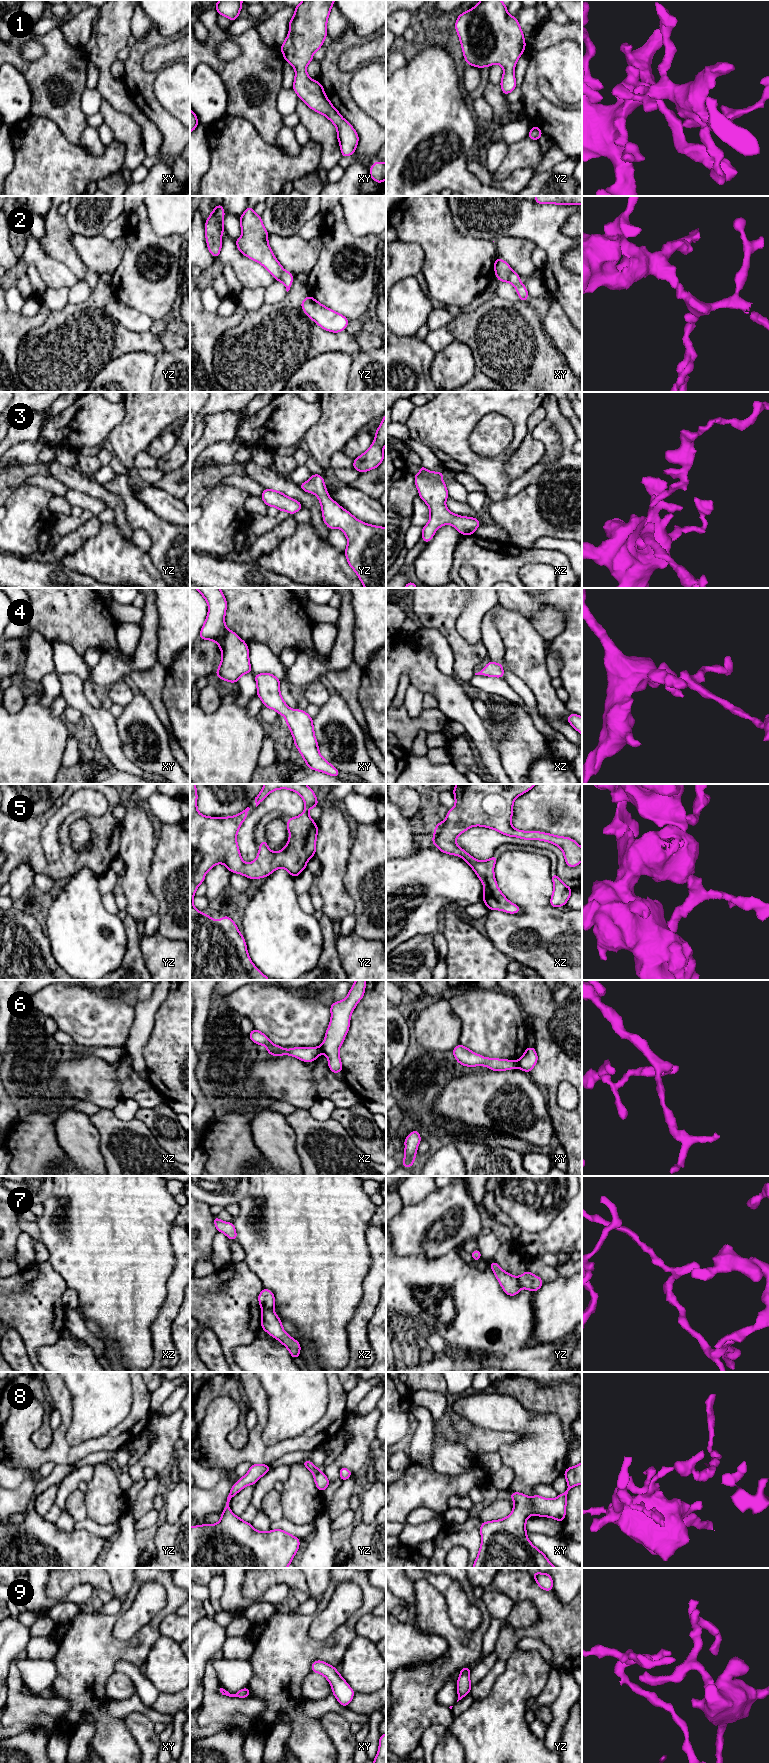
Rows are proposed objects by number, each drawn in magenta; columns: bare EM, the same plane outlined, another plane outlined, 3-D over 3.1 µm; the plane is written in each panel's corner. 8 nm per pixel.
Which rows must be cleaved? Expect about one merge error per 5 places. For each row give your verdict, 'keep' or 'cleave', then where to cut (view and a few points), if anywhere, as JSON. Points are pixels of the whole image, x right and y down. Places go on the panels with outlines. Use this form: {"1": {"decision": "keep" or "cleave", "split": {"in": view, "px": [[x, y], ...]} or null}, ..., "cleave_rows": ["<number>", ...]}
{"1": {"decision": "keep", "split": null}, "2": {"decision": "cleave", "split": {"in": "yz", "px": [[284, 270], [278, 280]]}}, "3": {"decision": "keep", "split": null}, "4": {"decision": "keep", "split": null}, "5": {"decision": "keep", "split": null}, "6": {"decision": "cleave", "split": {"in": "xz", "px": [[319, 1047], [322, 1052]]}}, "7": {"decision": "cleave", "split": {"in": "xz", "px": [[272, 1308], [262, 1311]]}}, "8": {"decision": "keep", "split": null}, "9": {"decision": "keep", "split": null}, "cleave_rows": ["2", "6", "7"]}

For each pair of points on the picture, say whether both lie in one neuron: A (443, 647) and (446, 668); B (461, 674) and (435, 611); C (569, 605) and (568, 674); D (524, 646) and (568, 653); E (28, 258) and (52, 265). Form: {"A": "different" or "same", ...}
{"A": "same", "B": "same", "C": "same", "D": "different", "E": "same"}

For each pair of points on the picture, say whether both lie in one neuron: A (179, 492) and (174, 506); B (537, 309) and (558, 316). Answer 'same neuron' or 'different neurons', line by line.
A: different neurons
B: different neurons

